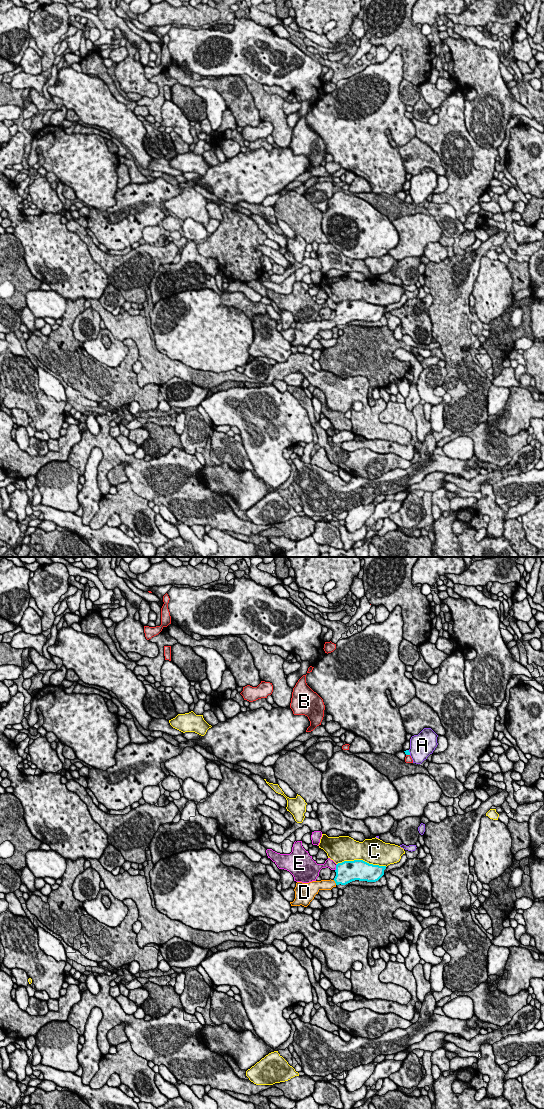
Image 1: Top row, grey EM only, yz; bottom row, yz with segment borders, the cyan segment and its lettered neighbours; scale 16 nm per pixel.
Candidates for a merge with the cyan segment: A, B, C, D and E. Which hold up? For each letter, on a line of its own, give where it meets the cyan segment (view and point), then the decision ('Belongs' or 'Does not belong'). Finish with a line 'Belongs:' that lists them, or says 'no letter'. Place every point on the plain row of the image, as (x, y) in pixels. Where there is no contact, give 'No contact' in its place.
A: Touches cyan at yz (409, 192). Does not belong
B: Touches cyan at yz (408, 194). Does not belong
C: Touches cyan at yz (362, 300). Does not belong
D: Touches cyan at yz (335, 322). Belongs
E: Touches cyan at yz (336, 307). Does not belong
Belongs: D

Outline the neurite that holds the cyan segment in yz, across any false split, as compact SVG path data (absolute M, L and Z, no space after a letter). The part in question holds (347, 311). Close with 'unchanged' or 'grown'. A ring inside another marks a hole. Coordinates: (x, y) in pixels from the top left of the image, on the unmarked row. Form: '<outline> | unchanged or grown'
M363 300L344 301L336 305L336 316L333 320L312 321L309 323L297 322L295 339L291 346L307 347L320 330L331 330L337 325L346 325L352 321L376 322L383 315L386 306L369 304Z | grown

